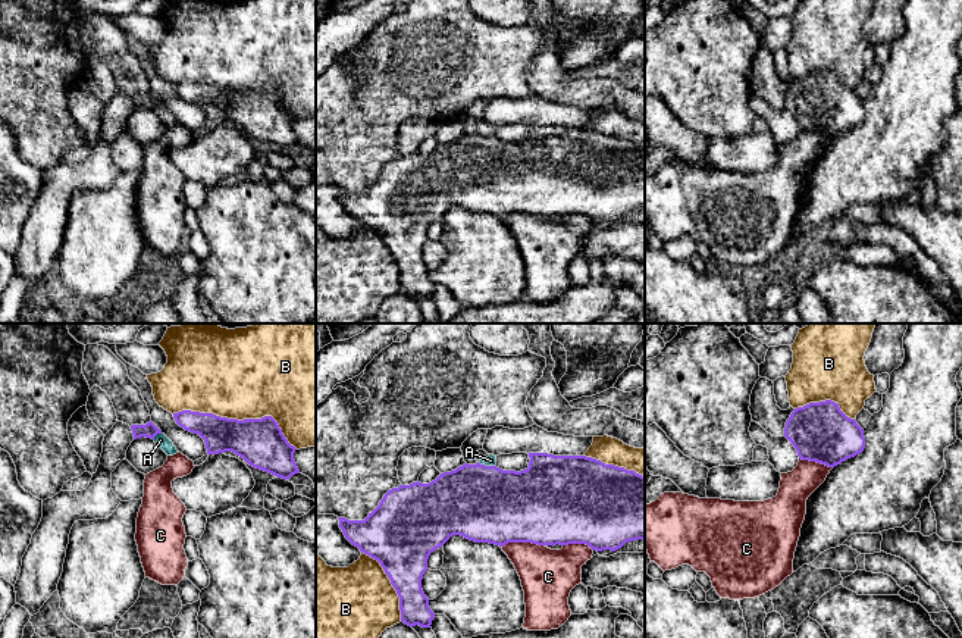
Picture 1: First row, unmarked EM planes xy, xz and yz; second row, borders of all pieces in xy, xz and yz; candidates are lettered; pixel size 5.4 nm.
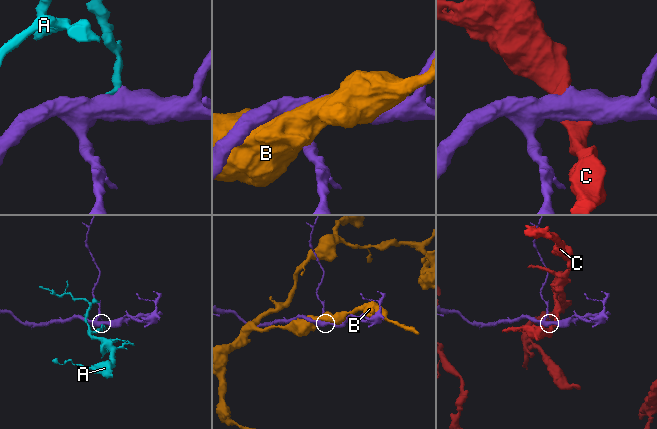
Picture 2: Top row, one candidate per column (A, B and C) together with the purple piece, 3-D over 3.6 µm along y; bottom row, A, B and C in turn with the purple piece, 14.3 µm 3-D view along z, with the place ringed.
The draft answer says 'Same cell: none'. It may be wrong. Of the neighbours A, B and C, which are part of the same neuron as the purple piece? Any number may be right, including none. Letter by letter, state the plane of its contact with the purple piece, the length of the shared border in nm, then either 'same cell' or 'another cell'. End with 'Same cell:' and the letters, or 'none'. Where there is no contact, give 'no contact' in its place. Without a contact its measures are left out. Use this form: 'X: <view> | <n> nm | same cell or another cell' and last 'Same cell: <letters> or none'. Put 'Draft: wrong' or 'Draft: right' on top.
Draft: right
A: xz | 90 nm | another cell
B: xy | 700 nm | another cell
C: xz | 240 nm | another cell
Same cell: none

